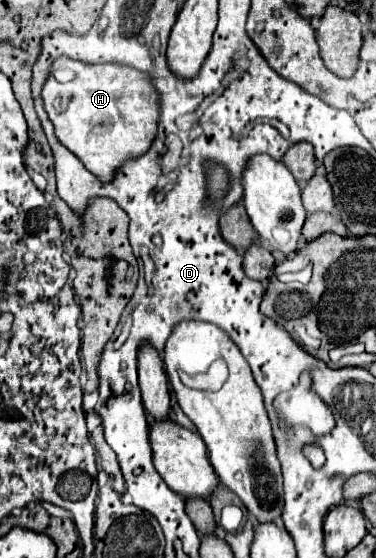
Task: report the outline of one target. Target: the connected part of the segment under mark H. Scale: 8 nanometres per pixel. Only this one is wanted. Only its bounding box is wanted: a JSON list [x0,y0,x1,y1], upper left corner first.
[41,56,161,184]

